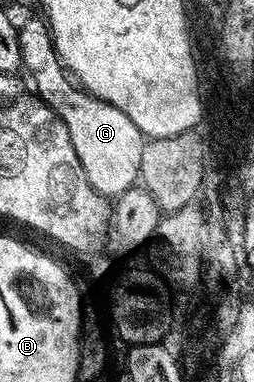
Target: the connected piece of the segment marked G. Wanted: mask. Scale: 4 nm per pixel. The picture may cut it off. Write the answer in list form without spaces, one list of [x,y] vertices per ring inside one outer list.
[[[44,18],[25,20],[18,26],[17,33],[22,68],[31,75],[37,96],[63,119],[75,153],[87,171],[88,181],[108,197],[118,197],[132,188],[140,178],[144,134],[119,108],[94,97],[70,80]]]

